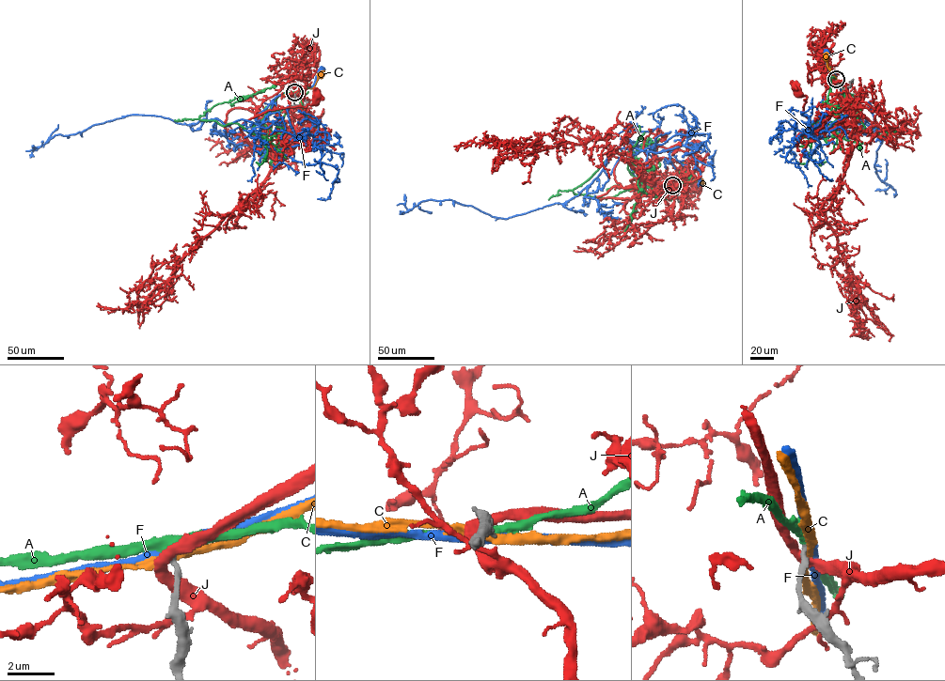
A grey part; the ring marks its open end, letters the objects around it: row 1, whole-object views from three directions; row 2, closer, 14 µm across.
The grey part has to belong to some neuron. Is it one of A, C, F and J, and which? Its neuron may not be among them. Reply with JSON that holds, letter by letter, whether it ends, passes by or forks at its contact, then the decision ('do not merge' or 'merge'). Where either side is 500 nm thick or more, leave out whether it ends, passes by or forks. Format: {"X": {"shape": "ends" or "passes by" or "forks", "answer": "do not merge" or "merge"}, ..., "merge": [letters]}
{"A": {"shape": "passes by", "answer": "merge"}, "C": {"shape": "passes by", "answer": "do not merge"}, "F": {"shape": "passes by", "answer": "do not merge"}, "J": {"shape": "passes by", "answer": "do not merge"}, "merge": ["A"]}

